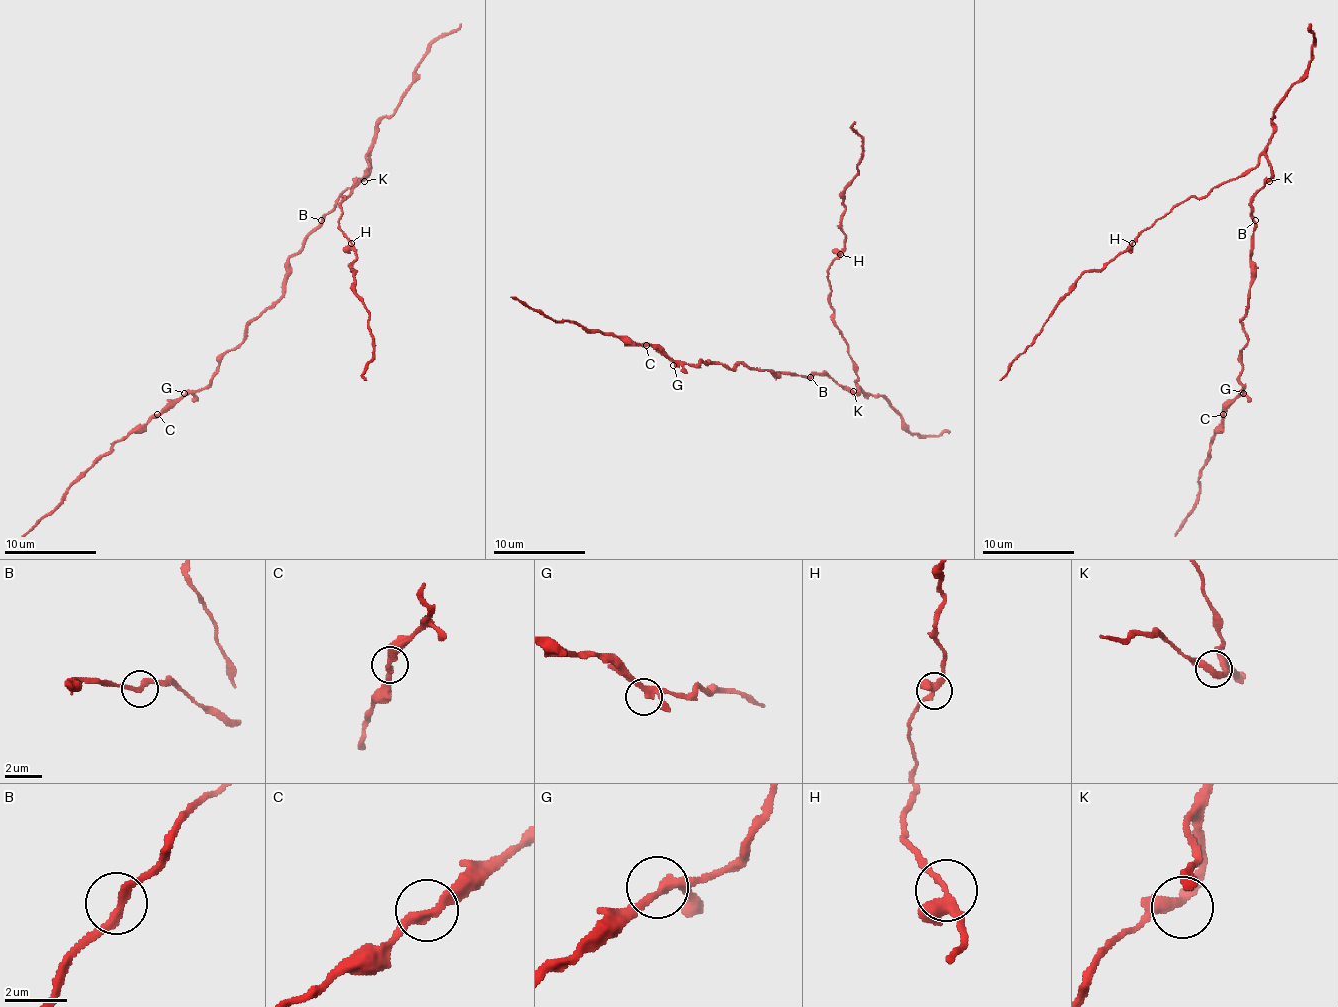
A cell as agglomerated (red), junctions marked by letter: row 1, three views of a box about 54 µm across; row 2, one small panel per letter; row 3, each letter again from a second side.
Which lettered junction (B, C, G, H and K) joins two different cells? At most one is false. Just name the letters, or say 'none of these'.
none of these

